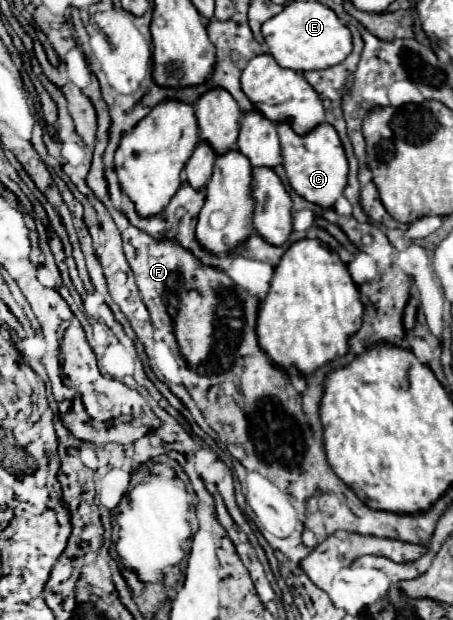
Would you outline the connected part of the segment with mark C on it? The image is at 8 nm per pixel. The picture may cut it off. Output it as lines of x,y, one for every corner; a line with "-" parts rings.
284,119
278,123
278,135
282,145
282,165
292,189
310,203
332,207
342,195
348,177
348,159
334,127
330,127
330,123
320,123
306,135
298,135
292,129
292,121

